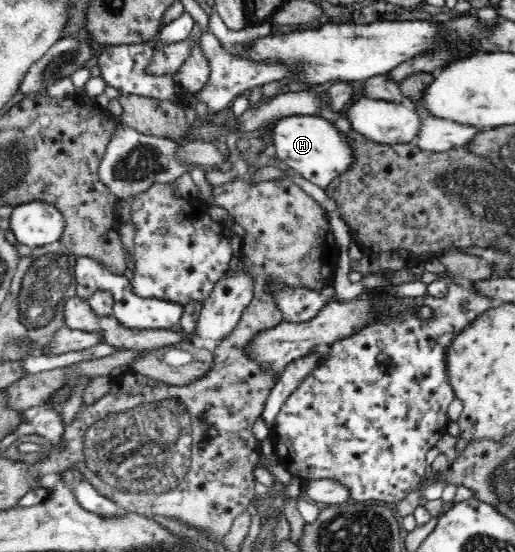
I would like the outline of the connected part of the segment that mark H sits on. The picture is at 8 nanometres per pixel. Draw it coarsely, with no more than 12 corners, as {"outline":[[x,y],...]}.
{"outline":[[284,116],[274,154],[324,190],[354,162],[332,117]]}

